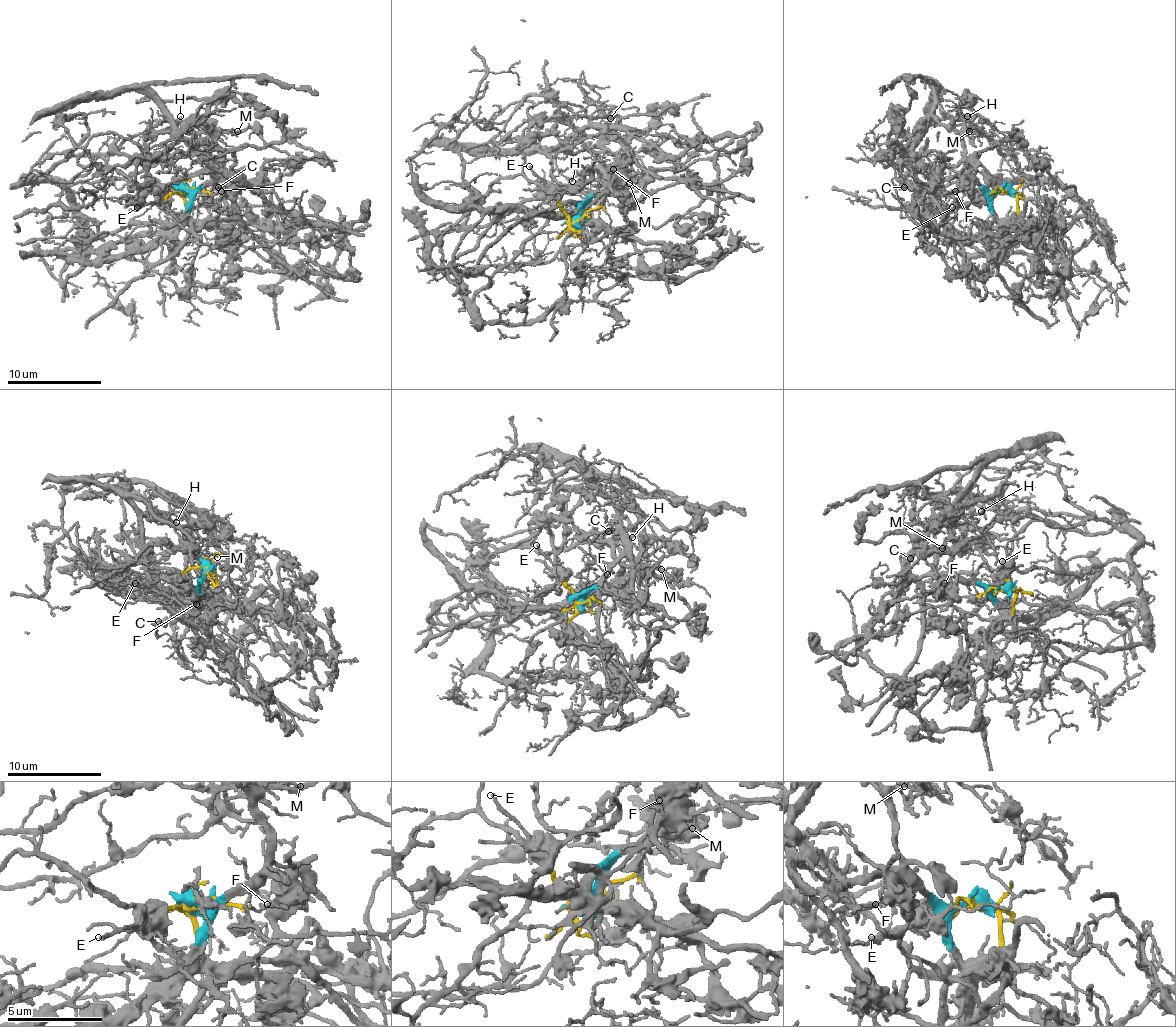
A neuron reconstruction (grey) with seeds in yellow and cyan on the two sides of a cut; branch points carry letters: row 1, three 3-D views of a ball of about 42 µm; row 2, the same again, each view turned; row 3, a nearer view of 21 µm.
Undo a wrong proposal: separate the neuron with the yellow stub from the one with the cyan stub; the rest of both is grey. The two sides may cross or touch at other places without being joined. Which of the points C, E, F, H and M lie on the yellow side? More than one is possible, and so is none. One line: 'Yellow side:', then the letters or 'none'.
Yellow side: C, E, F

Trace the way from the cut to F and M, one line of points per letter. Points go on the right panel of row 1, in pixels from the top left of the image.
F: (1006, 191), (994, 189), (987, 196), (942, 210), (935, 196), (954, 191)
M: (1006, 191), (990, 191), (968, 170), (964, 137), (966, 130), (968, 132)

